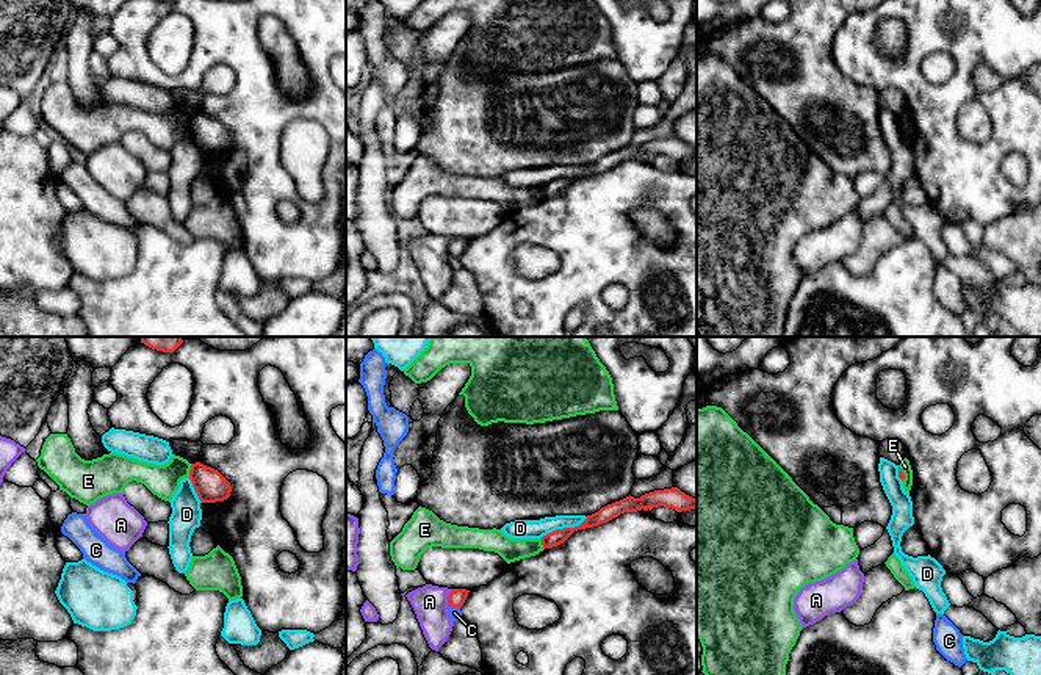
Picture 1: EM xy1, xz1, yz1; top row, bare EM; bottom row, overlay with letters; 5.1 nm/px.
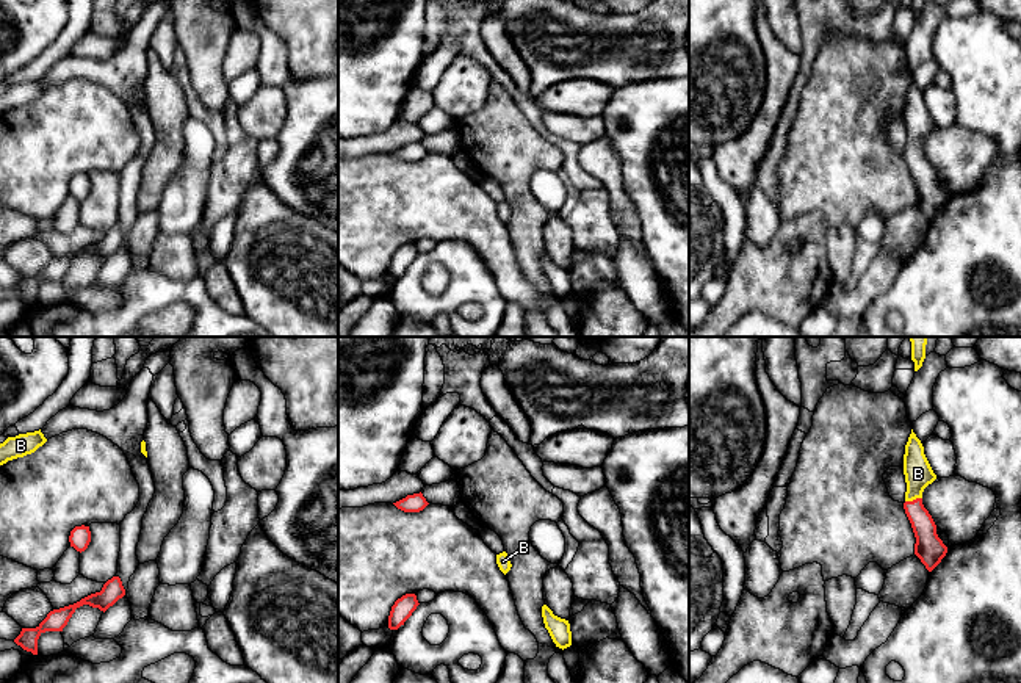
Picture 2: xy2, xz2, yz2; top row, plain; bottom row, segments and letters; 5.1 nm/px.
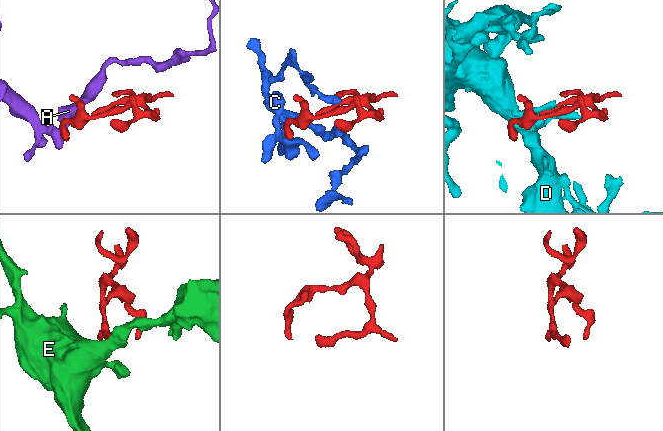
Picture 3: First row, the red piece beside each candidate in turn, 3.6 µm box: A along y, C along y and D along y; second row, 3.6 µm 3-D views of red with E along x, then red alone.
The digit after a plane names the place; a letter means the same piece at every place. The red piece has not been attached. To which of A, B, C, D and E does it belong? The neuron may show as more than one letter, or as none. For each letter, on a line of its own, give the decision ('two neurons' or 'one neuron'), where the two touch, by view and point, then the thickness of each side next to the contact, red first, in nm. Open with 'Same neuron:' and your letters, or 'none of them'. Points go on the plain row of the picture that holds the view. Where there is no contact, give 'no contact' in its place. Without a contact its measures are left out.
Same neuron: B
A: two neurons; contact xz1 (448, 246); calibres 90 and 180 nm
B: one neuron; contact yz2 (913, 149); calibres 140 and 140 nm
C: two neurons; contact xz1 (454, 256); calibres 90 and 60 nm
D: two neurons; contact xz1 (564, 177); calibres 80 and 100 nm
E: two neurons; contact xy1 (190, 119); calibres 160 and 160 nm

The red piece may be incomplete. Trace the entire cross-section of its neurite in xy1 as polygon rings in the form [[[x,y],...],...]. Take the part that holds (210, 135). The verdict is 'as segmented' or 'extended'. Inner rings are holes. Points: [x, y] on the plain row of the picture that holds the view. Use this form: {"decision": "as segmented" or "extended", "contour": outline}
{"decision": "as segmented", "contour": [[[200,111],[191,114],[189,128],[202,152],[224,150],[230,146],[230,132],[218,119]]]}

